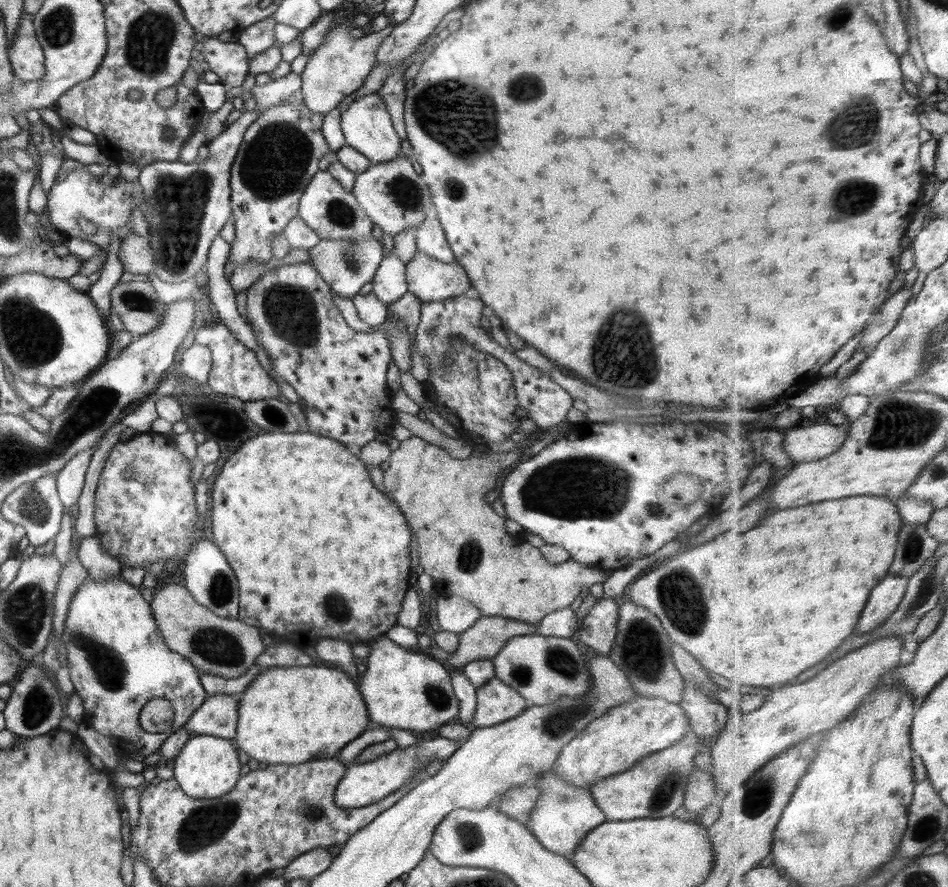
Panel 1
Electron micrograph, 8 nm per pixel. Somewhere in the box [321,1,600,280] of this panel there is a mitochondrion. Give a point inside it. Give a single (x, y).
(462, 130)

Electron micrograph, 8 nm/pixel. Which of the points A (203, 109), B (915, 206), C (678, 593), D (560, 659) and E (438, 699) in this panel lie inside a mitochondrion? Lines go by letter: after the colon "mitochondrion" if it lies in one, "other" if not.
A: other
B: other
C: mitochondrion
D: mitochondrion
E: mitochondrion

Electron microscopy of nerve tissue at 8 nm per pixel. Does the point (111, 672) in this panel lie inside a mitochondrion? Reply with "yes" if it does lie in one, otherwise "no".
yes

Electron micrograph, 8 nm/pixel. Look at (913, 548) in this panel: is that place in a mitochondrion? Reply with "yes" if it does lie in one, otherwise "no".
yes

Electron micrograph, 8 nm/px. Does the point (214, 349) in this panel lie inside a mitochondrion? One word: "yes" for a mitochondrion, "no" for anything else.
no

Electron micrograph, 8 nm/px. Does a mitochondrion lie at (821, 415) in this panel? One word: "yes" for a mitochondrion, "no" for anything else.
no

